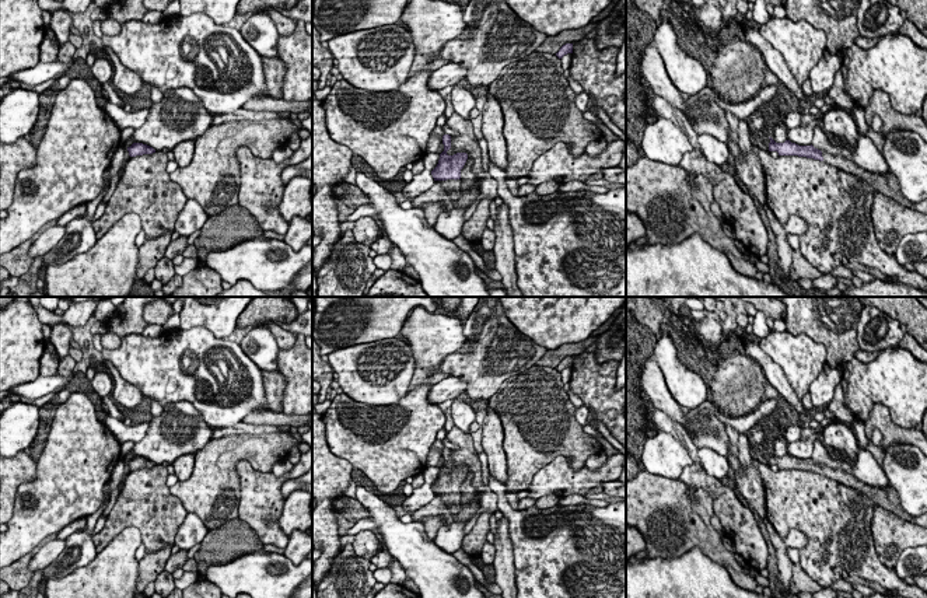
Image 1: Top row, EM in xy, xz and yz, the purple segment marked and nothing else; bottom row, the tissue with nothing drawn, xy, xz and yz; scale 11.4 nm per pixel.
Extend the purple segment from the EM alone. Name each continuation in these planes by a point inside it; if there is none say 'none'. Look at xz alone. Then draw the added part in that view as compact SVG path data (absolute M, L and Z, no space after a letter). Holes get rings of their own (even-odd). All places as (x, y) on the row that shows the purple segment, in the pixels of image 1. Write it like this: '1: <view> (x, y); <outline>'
1: xz (452, 186); M461 179L441 181L442 188L448 192L448 199L454 202L454 207L458 207L458 199L461 196Z

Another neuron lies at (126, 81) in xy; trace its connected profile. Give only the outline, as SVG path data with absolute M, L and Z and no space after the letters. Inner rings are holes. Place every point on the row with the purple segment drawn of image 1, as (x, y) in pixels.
M105 48L113 67L112 85L125 95L140 94L143 81L140 76L122 64L113 49Z

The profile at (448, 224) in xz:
M468 158L461 169L461 196L458 206L449 211L441 213L434 224L434 230L451 241L461 235L462 227L465 225L465 213L482 193L472 165L473 161Z

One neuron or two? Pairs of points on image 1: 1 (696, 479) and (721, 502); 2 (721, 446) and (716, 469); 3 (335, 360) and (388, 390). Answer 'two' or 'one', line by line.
1: one
2: two
3: one

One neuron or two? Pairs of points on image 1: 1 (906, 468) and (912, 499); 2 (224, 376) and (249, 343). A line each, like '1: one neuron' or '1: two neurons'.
1: one neuron
2: two neurons

